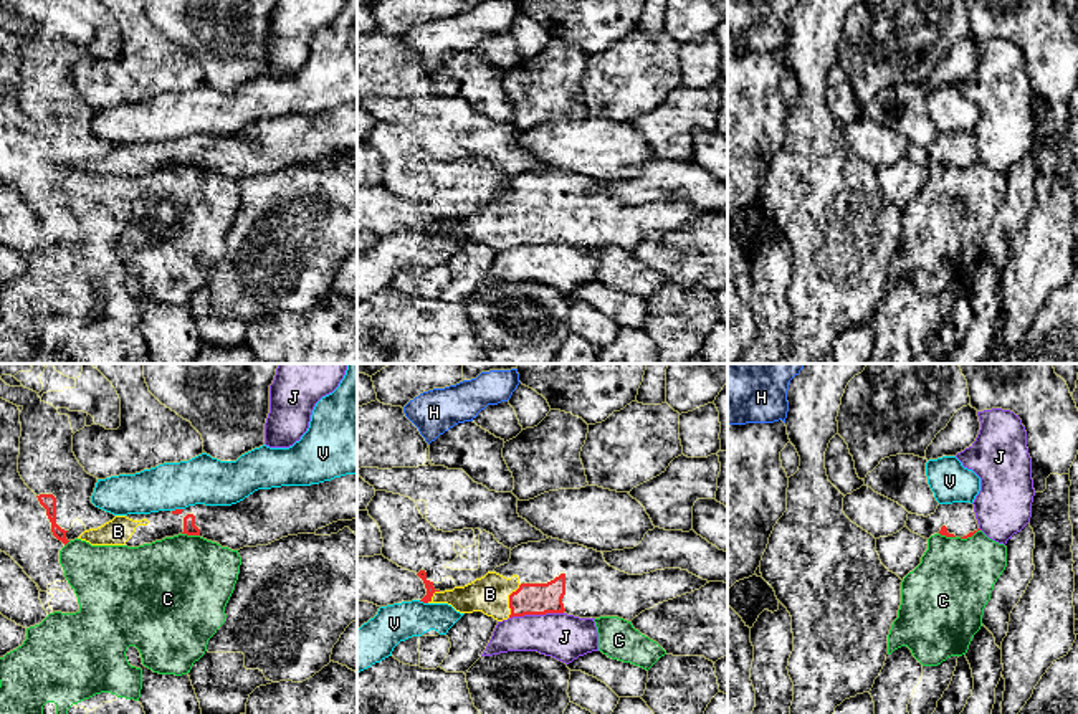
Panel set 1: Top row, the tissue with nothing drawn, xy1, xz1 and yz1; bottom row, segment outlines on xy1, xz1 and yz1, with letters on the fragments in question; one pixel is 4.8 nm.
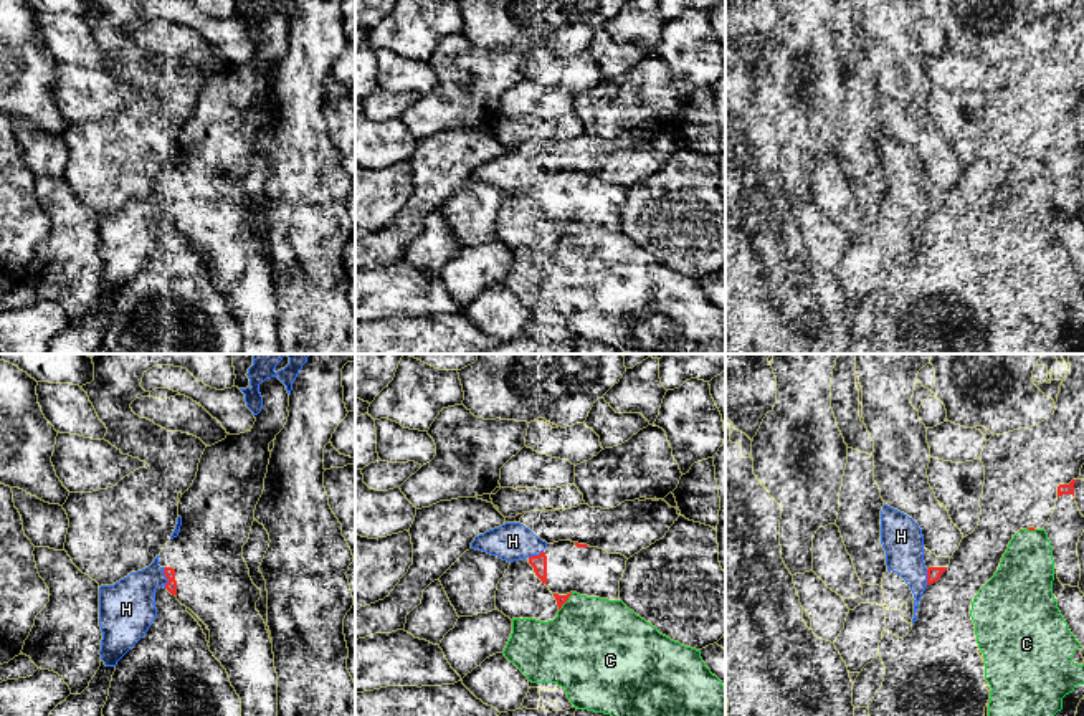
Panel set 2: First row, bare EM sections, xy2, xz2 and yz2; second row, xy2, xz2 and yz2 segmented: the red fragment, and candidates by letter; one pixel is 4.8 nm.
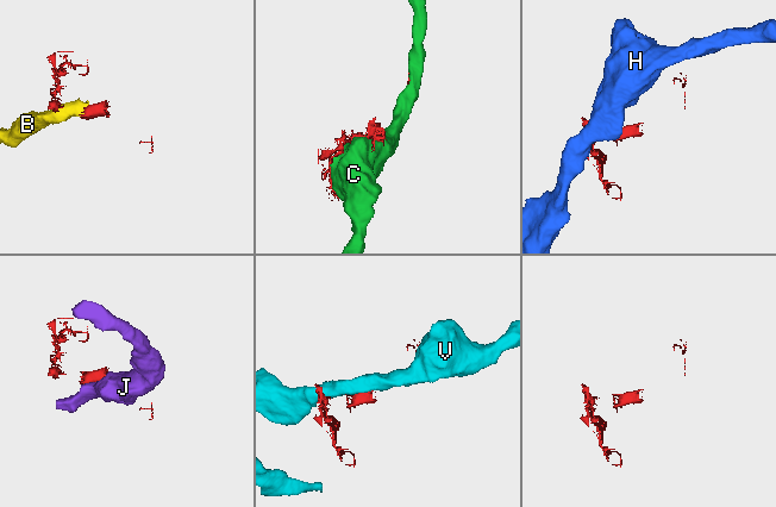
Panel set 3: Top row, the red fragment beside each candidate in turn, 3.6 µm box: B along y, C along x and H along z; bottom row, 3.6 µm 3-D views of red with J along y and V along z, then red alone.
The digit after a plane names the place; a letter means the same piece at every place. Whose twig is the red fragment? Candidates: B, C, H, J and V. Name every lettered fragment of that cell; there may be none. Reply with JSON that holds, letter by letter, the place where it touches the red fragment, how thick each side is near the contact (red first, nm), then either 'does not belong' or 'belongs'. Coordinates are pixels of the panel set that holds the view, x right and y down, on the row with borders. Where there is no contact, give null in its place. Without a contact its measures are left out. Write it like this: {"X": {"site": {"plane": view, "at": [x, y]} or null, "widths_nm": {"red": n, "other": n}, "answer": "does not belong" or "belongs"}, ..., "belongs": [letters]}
{"B": {"site": {"plane": "xz1", "at": [510, 600]}, "widths_nm": {"red": 160, "other": 190}, "answer": "does not belong"}, "C": {"site": {"plane": "xy1", "at": [190, 534]}, "widths_nm": {"red": 60, "other": 480}, "answer": "belongs"}, "H": {"site": {"plane": "xy2", "at": [166, 576]}, "widths_nm": {"red": 60, "other": 280}, "answer": "does not belong"}, "J": {"site": {"plane": "xz1", "at": [536, 614]}, "widths_nm": {"red": 160, "other": 220}, "answer": "does not belong"}, "V": {"site": {"plane": "xz1", "at": [424, 602]}, "widths_nm": {"red": 50, "other": 190}, "answer": "does not belong"}, "belongs": ["C"]}

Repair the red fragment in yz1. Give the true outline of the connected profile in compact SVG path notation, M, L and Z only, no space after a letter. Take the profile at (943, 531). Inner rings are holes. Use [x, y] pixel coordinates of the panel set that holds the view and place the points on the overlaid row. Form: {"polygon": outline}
{"polygon": "M942 526L928 539L921 564L901 582L901 605L888 635L888 654L908 646L923 666L966 654L1005 567L1004 544L980 529L956 537Z"}

